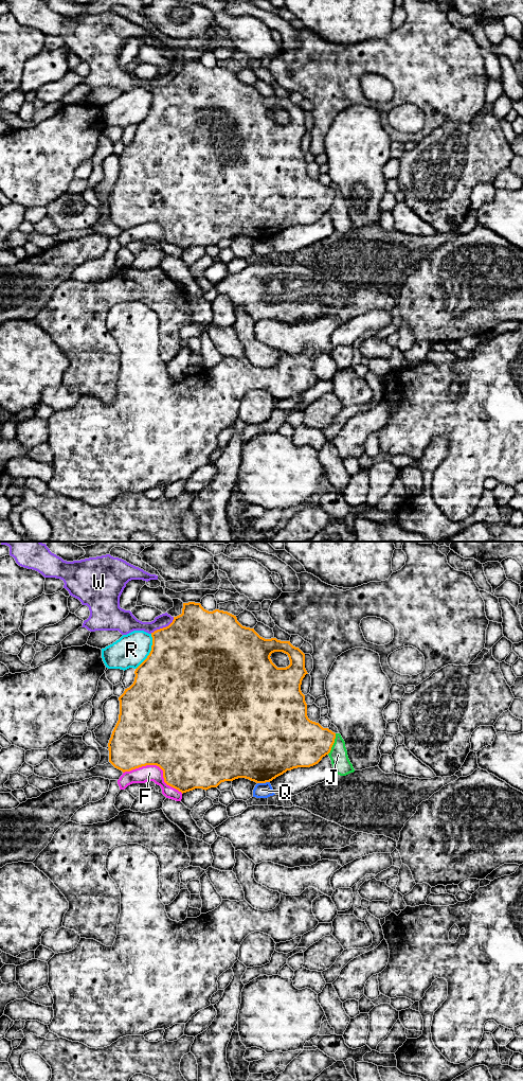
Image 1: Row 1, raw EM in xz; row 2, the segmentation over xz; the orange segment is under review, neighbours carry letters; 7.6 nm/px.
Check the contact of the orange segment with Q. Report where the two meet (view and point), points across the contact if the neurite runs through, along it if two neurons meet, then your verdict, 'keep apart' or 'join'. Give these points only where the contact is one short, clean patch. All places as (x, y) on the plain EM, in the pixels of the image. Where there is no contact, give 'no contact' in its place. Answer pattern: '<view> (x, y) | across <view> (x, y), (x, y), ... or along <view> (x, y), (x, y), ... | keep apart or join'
xz (263, 240) | along xz (269, 238), (257, 241) | keep apart

